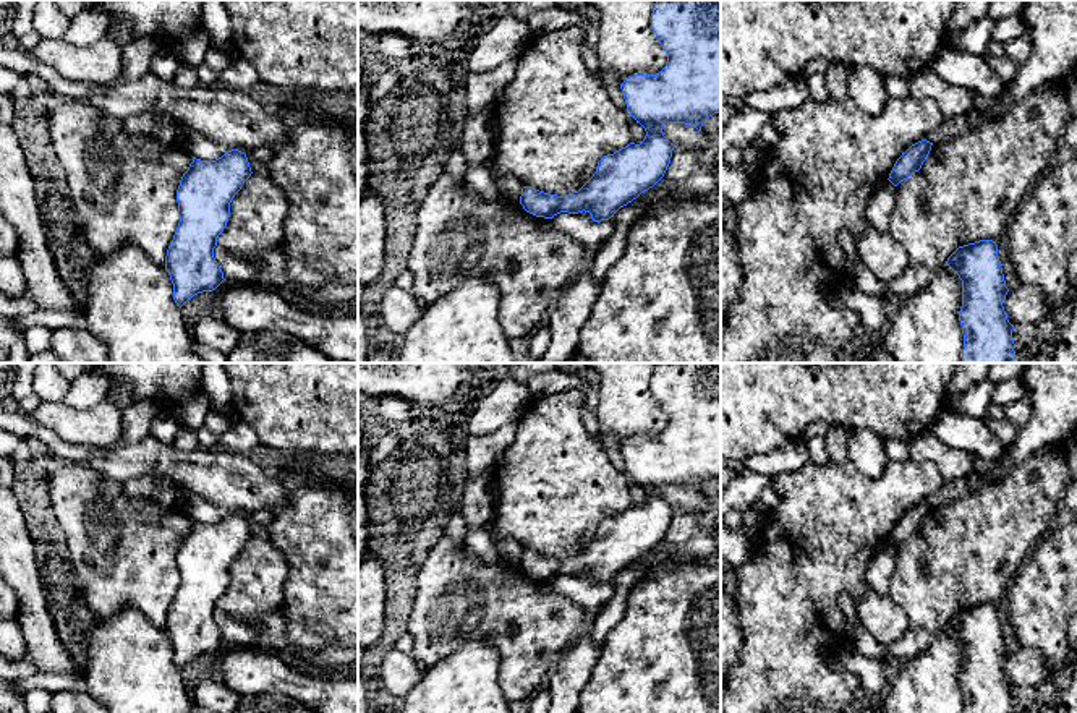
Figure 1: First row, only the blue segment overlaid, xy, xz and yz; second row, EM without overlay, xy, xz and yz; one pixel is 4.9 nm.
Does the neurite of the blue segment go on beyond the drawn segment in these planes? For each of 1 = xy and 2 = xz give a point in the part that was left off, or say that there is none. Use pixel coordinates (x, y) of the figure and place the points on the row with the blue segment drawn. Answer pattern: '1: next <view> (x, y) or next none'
1: next none
2: next none

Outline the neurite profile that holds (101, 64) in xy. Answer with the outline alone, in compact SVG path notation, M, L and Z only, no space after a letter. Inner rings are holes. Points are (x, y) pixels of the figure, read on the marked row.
M105 31L87 47L76 47L66 41L42 39L29 53L63 78L79 83L112 84L125 68L123 47Z

